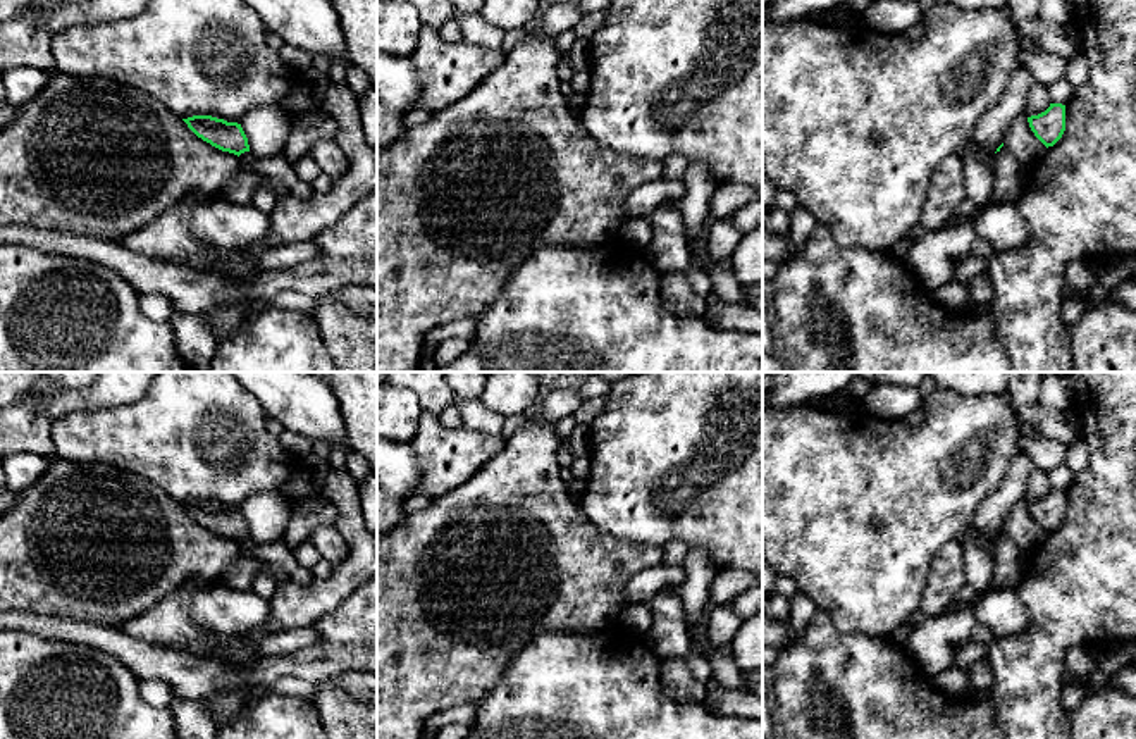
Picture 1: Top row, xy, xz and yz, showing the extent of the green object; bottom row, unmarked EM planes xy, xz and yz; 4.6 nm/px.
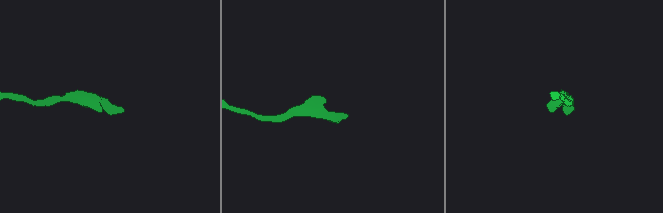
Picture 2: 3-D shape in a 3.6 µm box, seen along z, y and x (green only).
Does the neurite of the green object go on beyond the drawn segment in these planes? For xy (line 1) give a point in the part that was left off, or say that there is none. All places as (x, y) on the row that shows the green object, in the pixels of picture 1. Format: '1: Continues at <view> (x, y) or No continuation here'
1: No continuation here

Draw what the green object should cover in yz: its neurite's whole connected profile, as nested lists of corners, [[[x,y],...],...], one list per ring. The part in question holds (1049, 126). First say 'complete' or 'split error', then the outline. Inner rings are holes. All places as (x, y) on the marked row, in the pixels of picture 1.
complete; [[[1050,103],[1045,112],[1028,117],[1028,122],[1034,136],[1046,148],[1053,146],[1065,131],[1065,105]]]

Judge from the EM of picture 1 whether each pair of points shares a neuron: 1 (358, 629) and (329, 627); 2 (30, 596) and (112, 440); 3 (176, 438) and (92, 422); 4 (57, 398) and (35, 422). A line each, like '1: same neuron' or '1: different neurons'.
1: same neuron
2: different neurons
3: same neuron
4: different neurons

